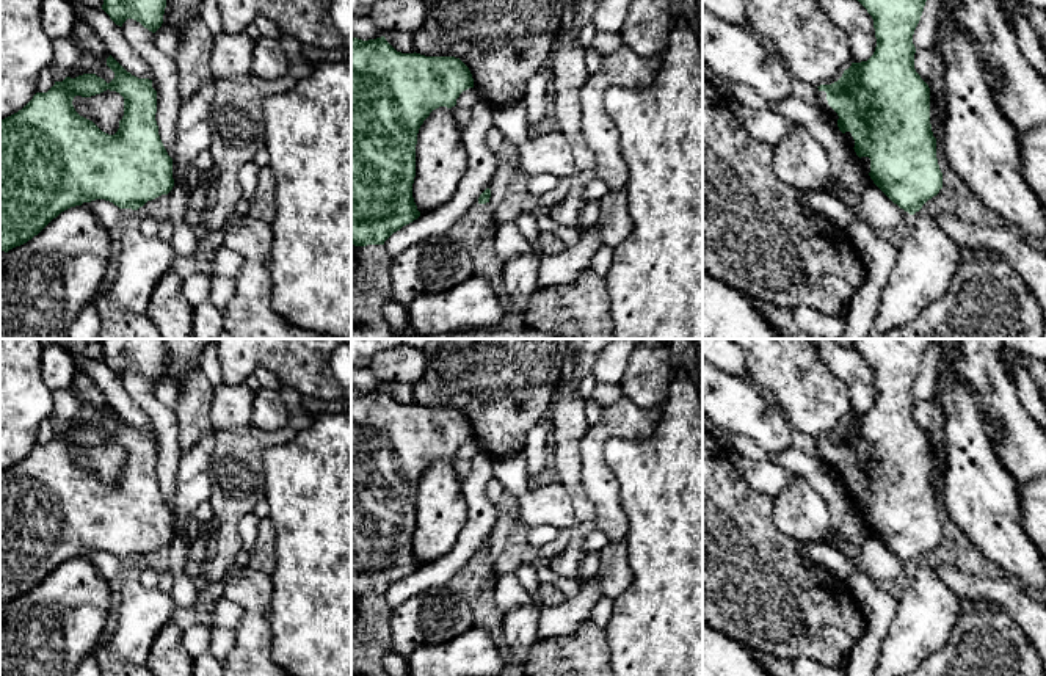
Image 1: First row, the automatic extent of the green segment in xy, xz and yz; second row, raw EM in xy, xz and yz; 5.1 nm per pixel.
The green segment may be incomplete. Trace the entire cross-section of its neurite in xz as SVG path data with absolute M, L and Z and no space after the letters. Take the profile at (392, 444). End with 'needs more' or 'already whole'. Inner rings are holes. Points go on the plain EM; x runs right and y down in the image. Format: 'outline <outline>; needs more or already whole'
outline M351 387L351 596L384 596L384 593L403 577L412 574L420 568L412 549L412 535L416 529L416 496L417 485L430 464L439 458L452 460L456 456L459 445L474 439L474 430L469 419L455 408L425 408L420 405L397 403L384 387L376 391L362 392Z; already whole

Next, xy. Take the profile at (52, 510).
outline M111 406L107 417L114 423L110 434L96 425L66 428L0 472L0 602L27 594L61 563L83 554L105 551L138 562L173 541L173 510L158 486L152 431L132 427ZM107 441L124 449L124 467L114 486L102 483L72 456L75 447L91 449Z; already whole

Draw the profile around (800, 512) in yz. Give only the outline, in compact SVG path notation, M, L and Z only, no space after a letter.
M801 475L775 499L776 527L797 541L825 541L831 514L822 494Z

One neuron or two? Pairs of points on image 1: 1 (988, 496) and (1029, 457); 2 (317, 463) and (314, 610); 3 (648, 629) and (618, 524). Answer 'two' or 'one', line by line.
1: two
2: one
3: two

